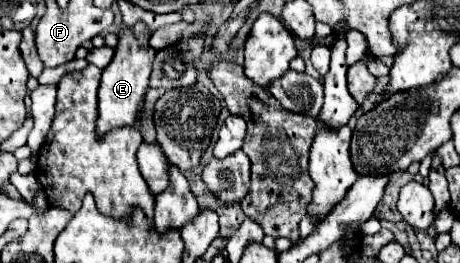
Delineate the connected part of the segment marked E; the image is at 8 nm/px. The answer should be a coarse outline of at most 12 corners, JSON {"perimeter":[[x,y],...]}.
{"perimeter":[[143,21],[119,31],[99,85],[97,131],[133,125],[155,49]]}

